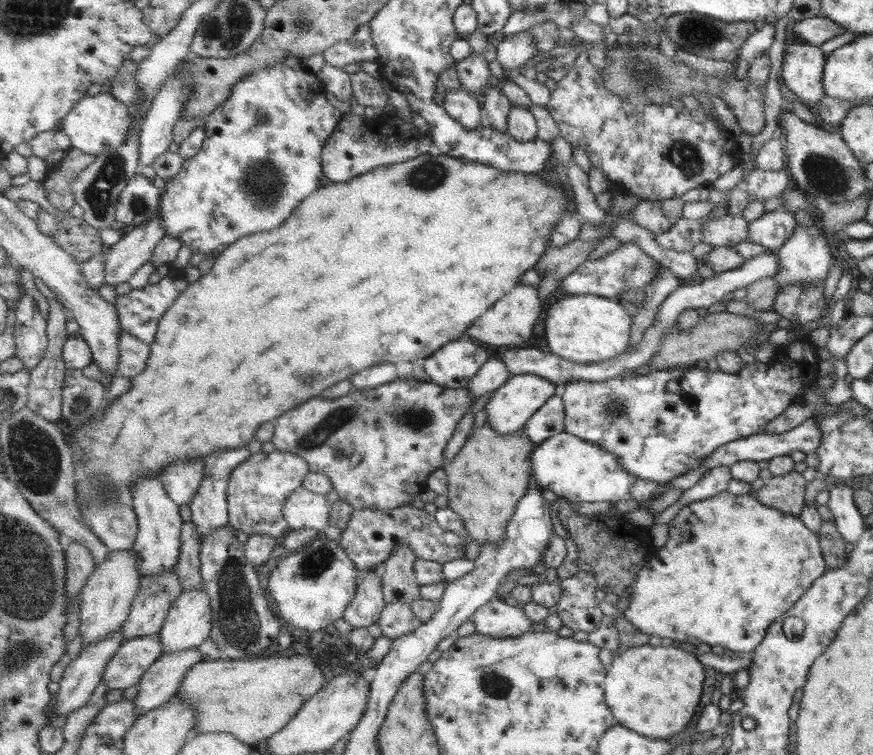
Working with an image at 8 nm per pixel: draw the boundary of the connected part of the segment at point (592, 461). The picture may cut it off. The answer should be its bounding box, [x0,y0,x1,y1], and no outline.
[533,431,660,502]

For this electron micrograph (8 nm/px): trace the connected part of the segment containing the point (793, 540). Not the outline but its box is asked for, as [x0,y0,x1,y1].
[624,491,826,652]

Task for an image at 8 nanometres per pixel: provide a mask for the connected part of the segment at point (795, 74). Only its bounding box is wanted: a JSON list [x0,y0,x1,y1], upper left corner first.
[778,40,826,106]

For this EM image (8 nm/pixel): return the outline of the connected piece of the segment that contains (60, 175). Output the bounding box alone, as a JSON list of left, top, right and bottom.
[43,146,98,213]

